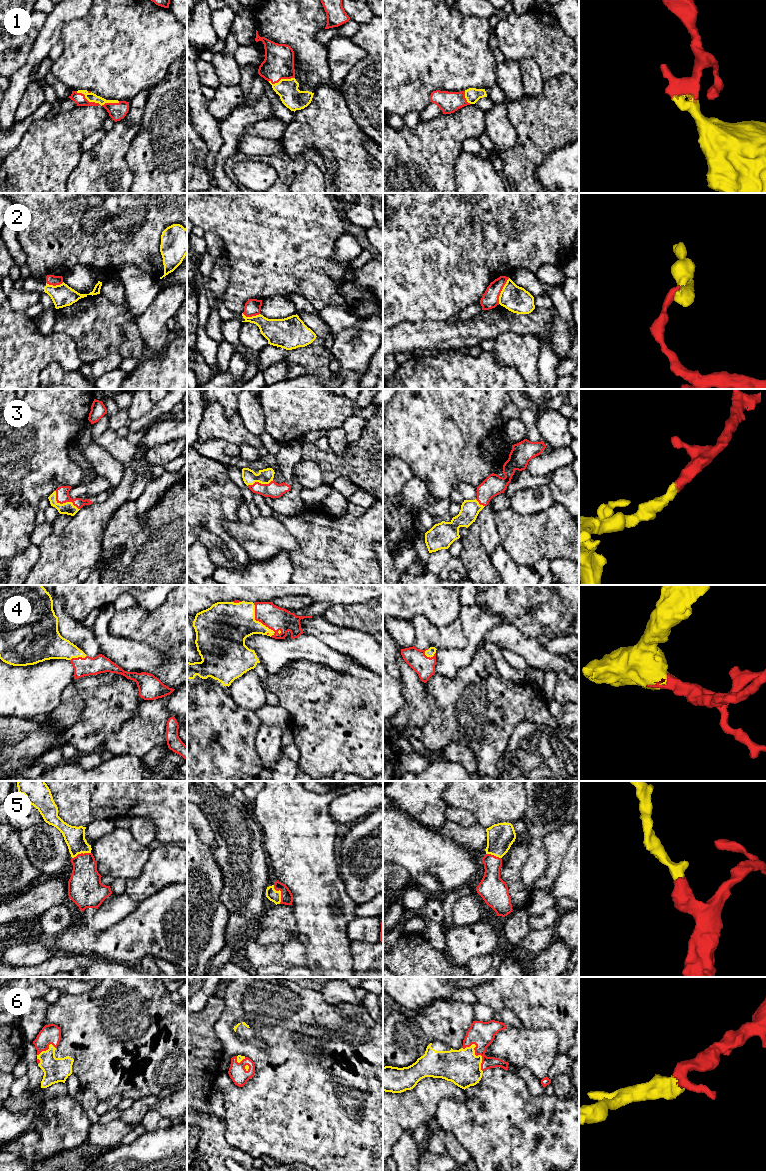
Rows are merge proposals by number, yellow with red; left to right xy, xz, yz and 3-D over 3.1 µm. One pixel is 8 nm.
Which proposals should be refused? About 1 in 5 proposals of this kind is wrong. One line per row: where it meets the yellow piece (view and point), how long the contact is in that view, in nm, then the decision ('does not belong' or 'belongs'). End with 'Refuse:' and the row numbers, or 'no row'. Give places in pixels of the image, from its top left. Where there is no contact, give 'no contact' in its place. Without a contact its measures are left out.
1: xy (97, 102) | 360 nm | belongs
2: yz (501, 291) | 220 nm | does not belong
3: xy (63, 503) | 260 nm | belongs
4: xz (258, 621) | 300 nm | belongs
5: xz (280, 893) | 160 nm | belongs
6: yz (474, 1054) | 260 nm | belongs
Refuse: 2

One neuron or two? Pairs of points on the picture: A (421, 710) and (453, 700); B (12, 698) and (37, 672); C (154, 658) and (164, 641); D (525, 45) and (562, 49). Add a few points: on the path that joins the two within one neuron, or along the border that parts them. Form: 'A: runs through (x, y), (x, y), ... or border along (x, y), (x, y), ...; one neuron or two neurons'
A: border along (426, 684), (433, 709), (421, 726); two neurons
B: runs through (18, 692), (32, 678); one neuron
C: border along (137, 641), (164, 656), (154, 674); two neurons
D: runs through (534, 45), (548, 45), (553, 49); one neuron

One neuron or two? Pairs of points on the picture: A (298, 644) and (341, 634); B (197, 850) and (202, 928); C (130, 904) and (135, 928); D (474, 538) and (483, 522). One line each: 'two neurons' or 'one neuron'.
A: two neurons
B: one neuron
C: two neurons
D: two neurons

